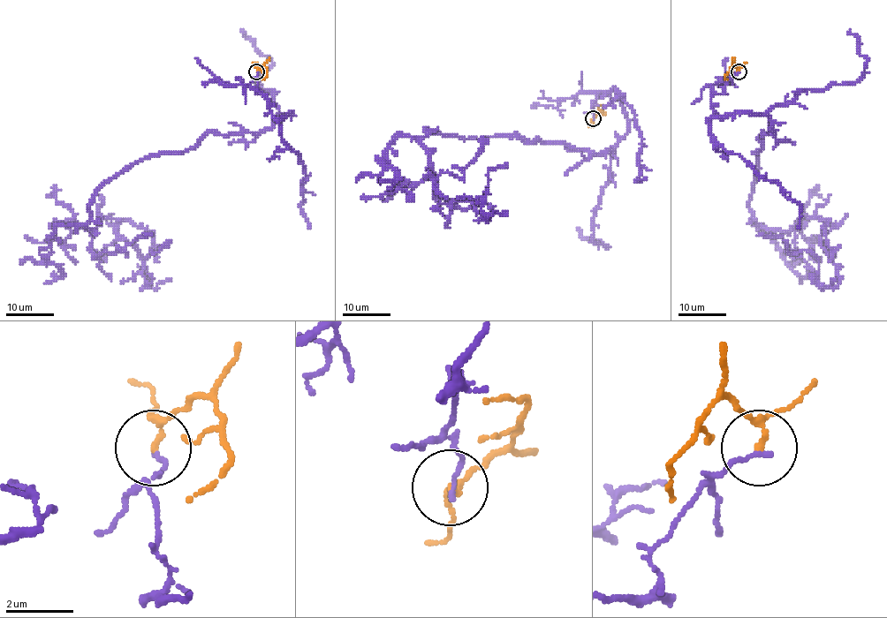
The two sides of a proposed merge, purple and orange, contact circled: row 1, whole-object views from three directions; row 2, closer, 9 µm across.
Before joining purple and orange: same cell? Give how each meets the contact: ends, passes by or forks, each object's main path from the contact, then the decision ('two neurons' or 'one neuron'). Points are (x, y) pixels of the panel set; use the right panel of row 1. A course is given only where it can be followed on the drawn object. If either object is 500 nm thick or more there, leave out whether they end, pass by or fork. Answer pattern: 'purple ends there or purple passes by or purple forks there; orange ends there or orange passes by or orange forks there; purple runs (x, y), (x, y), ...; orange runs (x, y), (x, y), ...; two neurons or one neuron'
purple ends there; orange passes by; purple runs (739, 72), (710, 118), (769, 118), (753, 219), (822, 218), (839, 282), (822, 286), (816, 257), (783, 240); orange runs (739, 71), (732, 64), (725, 80); two neurons

